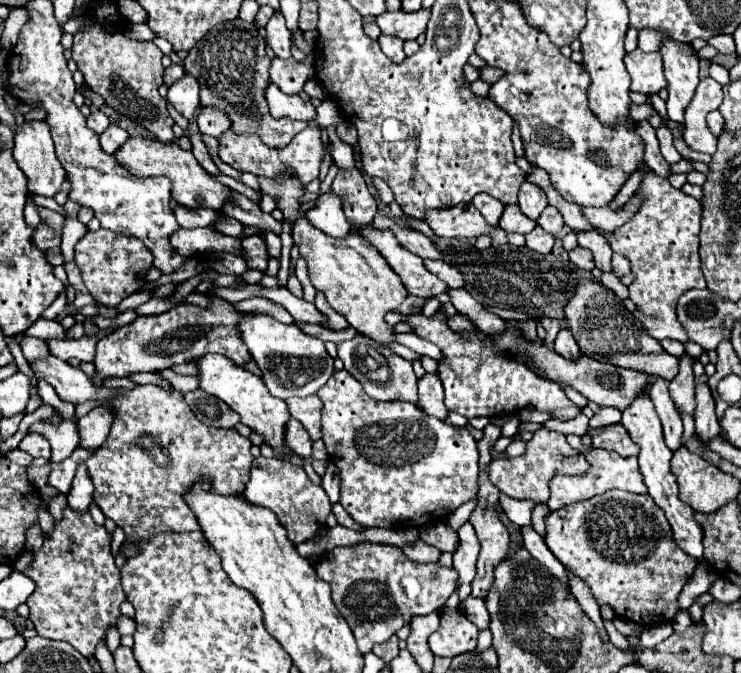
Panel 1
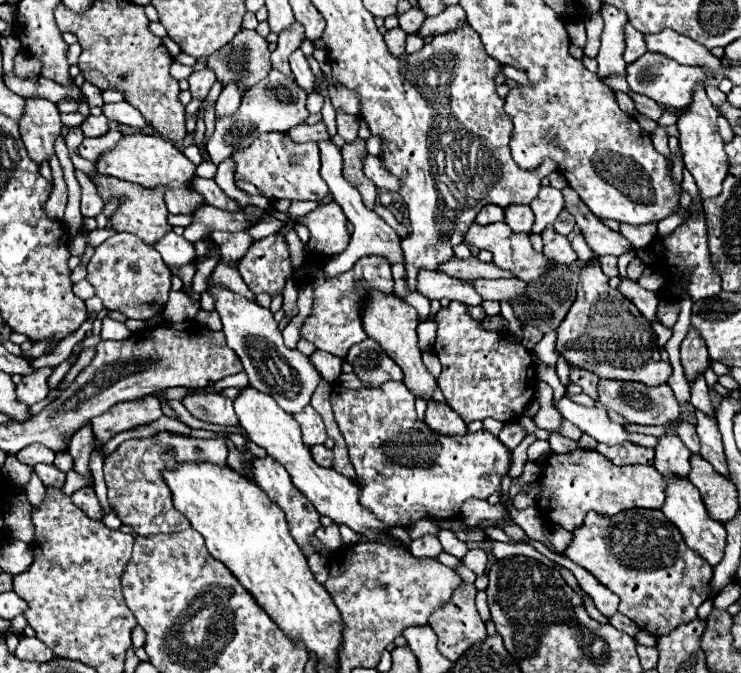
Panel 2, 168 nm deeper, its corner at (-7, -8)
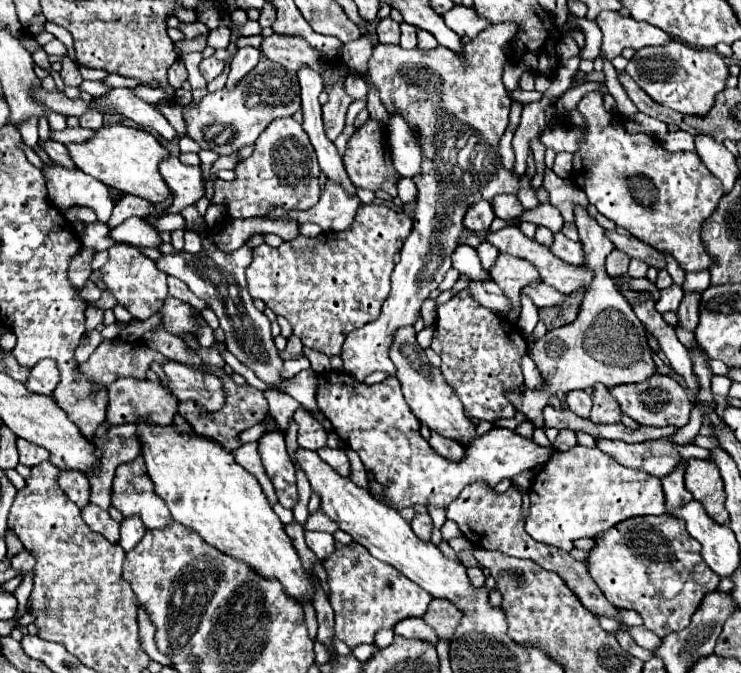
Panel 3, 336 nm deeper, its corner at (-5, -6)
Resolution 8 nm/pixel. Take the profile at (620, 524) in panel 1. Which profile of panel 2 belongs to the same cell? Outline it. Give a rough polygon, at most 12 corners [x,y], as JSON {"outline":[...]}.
{"outline":[[662,511],[588,513],[564,555],[654,637],[698,617],[712,567]]}

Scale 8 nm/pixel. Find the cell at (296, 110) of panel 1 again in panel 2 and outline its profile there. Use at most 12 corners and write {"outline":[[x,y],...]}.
{"outline":[[272,69],[216,117],[206,143],[218,165],[268,131],[304,123],[306,93]]}

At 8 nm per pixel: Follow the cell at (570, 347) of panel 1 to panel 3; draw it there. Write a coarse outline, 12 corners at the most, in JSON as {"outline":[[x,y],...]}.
{"outline":[[592,387],[594,423],[620,423],[620,407],[608,389]]}

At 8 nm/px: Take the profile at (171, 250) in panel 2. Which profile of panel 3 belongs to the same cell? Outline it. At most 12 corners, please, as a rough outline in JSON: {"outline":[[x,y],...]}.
{"outline":[[130,217],[112,229],[110,239],[134,247],[160,249],[160,231]]}

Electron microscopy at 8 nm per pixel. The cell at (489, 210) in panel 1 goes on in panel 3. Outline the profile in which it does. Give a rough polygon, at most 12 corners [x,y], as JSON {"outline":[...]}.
{"outline":[[488,201],[474,203],[464,225],[468,231],[484,233],[494,221]]}

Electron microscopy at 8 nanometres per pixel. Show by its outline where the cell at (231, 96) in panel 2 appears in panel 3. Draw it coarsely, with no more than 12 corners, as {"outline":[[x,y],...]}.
{"outline":[[256,47],[238,49],[226,89],[232,91],[258,65]]}

